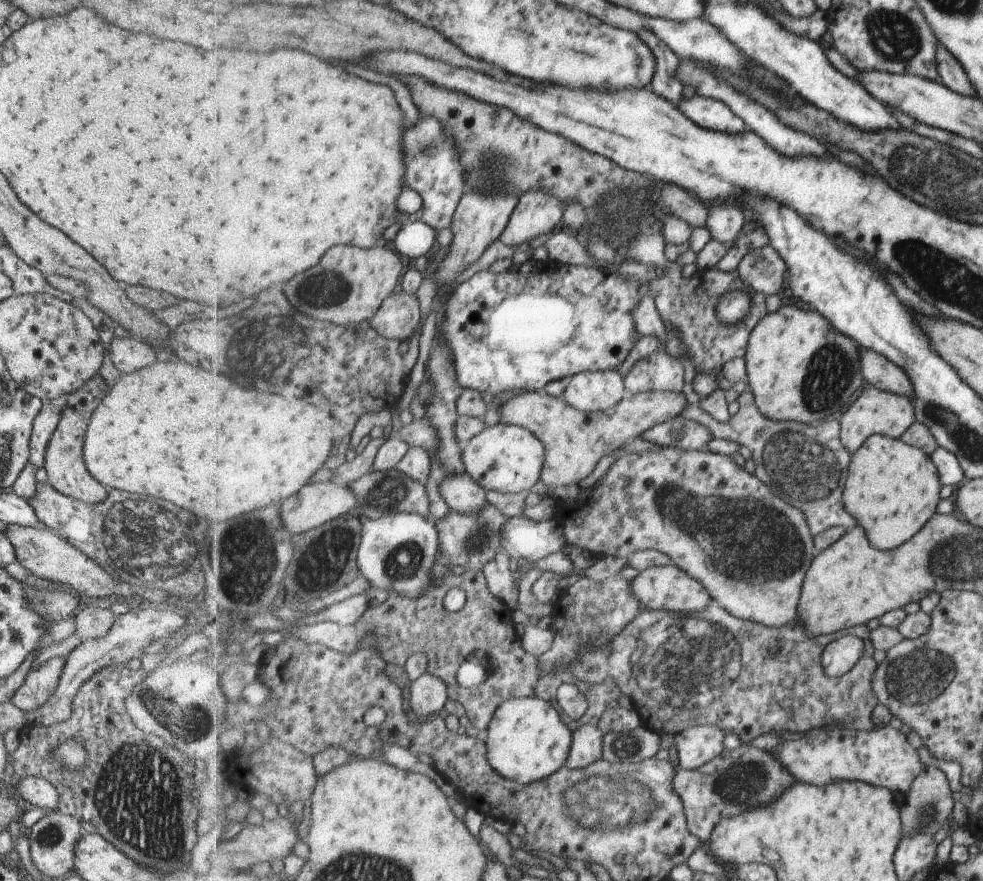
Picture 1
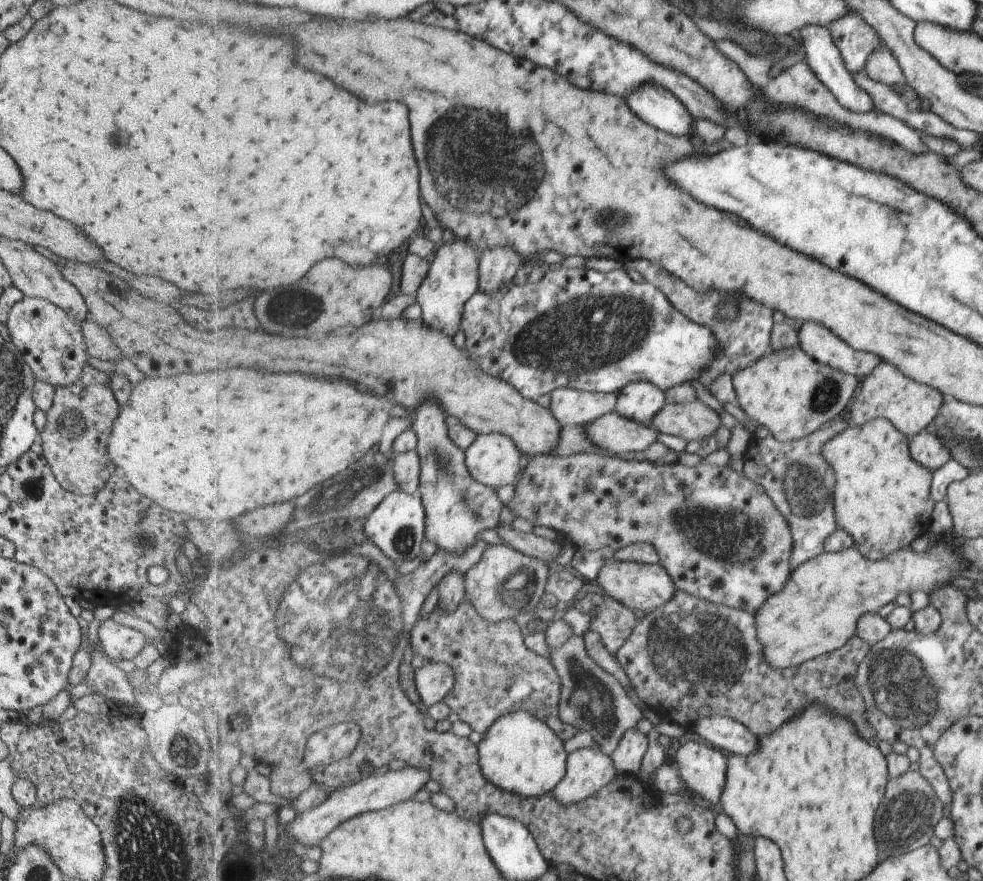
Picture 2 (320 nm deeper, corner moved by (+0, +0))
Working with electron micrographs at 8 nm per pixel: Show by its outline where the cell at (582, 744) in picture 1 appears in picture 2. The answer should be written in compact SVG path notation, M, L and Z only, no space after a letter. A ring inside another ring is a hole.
M577 749L568 755L567 774L552 793L559 803L574 805L600 792L619 775L614 760L602 750Z

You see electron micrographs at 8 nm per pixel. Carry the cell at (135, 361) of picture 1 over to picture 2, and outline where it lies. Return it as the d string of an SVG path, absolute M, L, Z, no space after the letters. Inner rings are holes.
M90 318L80 324L86 353L91 358L114 361L120 356L118 348L112 344L107 331L99 328Z

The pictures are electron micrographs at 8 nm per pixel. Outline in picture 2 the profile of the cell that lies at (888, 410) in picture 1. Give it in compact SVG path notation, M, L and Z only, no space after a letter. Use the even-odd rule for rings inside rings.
M877 366L877 370L865 378L861 392L850 408L851 422L866 425L876 418L887 419L908 438L929 427L945 400L937 390L921 386L905 375L901 376L893 366Z

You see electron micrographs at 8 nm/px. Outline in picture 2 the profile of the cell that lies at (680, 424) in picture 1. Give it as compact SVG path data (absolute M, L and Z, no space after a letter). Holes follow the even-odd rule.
M617 411L607 413L586 425L586 434L596 447L611 455L629 454L647 450L658 440L659 430L638 424L621 416Z

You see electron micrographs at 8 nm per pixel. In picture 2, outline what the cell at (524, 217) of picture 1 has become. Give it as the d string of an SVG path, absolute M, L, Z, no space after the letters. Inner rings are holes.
M510 247L487 248L481 251L479 291L492 295L499 289L509 286L523 263L522 255Z

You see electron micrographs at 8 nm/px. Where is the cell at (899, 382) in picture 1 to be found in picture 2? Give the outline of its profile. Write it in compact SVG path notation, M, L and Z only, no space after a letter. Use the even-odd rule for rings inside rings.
M805 322L799 332L799 340L803 344L803 350L807 350L807 354L811 354L814 359L847 374L867 376L879 362L875 354L853 350L847 342L843 342L819 322Z

